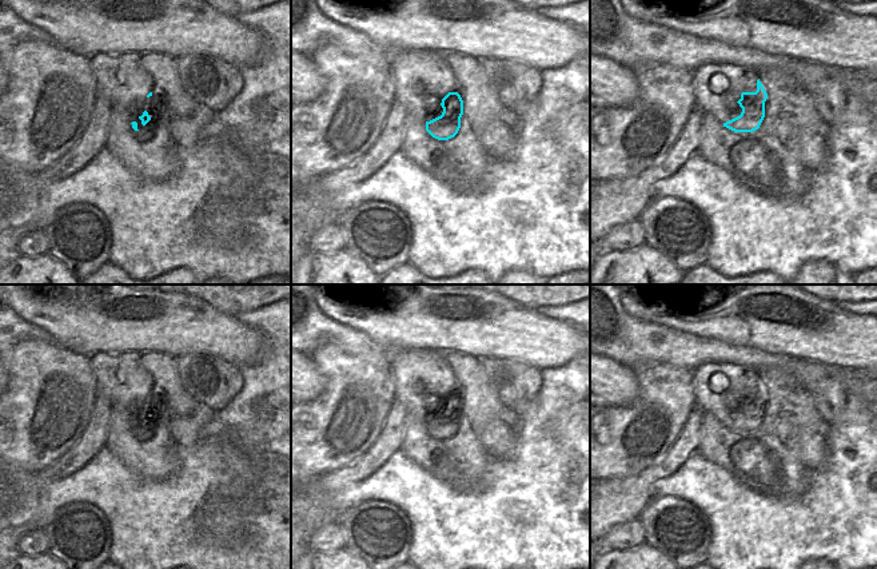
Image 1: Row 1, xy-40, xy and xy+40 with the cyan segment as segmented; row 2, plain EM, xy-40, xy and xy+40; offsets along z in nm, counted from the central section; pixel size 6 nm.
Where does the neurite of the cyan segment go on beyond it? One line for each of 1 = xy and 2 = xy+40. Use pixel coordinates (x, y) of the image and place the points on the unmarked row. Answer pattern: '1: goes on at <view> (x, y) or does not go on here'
1: goes on at xy (421, 378)
2: goes on at xy+40 (717, 386)

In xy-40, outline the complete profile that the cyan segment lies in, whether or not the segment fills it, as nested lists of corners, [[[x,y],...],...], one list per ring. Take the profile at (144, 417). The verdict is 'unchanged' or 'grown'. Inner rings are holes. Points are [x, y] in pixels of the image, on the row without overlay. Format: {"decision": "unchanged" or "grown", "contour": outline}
{"decision": "grown", "contour": [[[101,351],[89,357],[89,366],[97,385],[97,394],[107,397],[111,406],[125,405],[129,415],[135,409],[143,425],[151,419],[145,407],[136,405],[154,391],[154,379],[143,369],[140,354]]]}

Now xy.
{"decision": "grown", "contour": [[[394,351],[388,363],[394,379],[394,395],[407,413],[422,415],[426,430],[438,439],[454,437],[461,427],[463,399],[458,382],[445,361],[446,351]]]}

